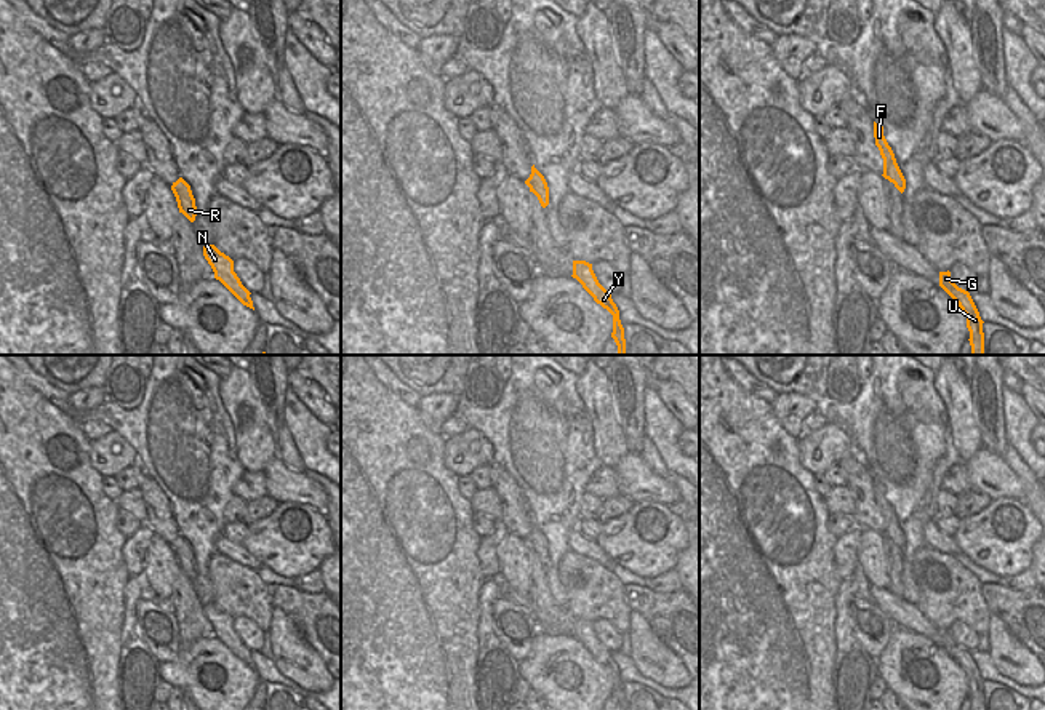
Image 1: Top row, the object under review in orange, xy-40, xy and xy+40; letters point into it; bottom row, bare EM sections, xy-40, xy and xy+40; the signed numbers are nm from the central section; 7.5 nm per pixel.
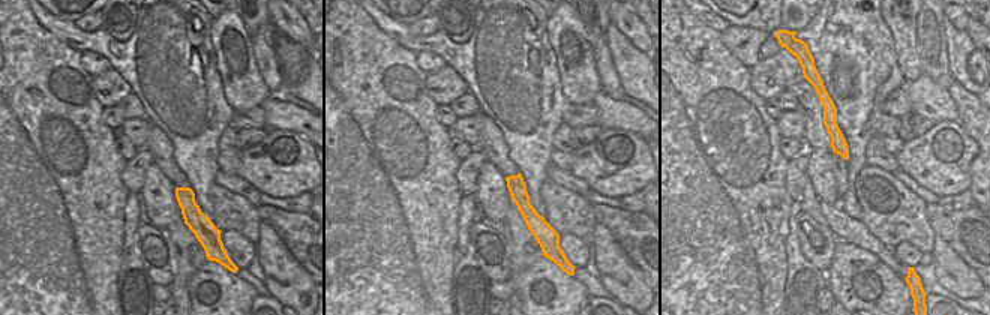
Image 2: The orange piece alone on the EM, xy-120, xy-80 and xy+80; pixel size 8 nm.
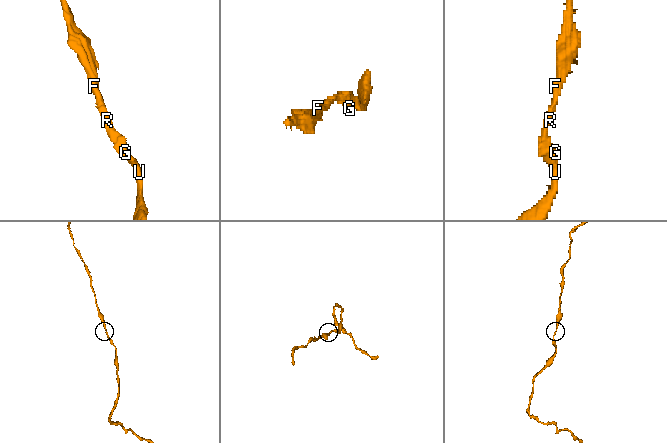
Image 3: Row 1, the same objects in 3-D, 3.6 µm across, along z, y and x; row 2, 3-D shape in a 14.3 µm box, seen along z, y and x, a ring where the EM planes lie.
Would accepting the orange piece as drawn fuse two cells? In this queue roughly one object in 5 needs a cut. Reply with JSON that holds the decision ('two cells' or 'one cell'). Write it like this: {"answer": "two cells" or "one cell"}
{"answer": "one cell"}

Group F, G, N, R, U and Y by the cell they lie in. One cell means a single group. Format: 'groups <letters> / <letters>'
groups F G N R U Y

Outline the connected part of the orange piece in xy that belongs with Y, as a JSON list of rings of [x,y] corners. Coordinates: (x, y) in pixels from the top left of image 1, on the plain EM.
[[[573,619],[573,636],[576,636],[583,646],[594,656],[597,662],[607,667],[613,673],[611,696],[618,704],[618,710],[626,710],[624,686],[619,678],[619,668],[611,657],[611,652],[599,641],[592,622],[586,619]]]

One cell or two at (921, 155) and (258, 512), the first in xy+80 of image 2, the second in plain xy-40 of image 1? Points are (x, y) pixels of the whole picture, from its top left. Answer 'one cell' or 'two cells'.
two cells

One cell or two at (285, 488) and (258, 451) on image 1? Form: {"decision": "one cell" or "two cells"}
{"decision": "two cells"}

